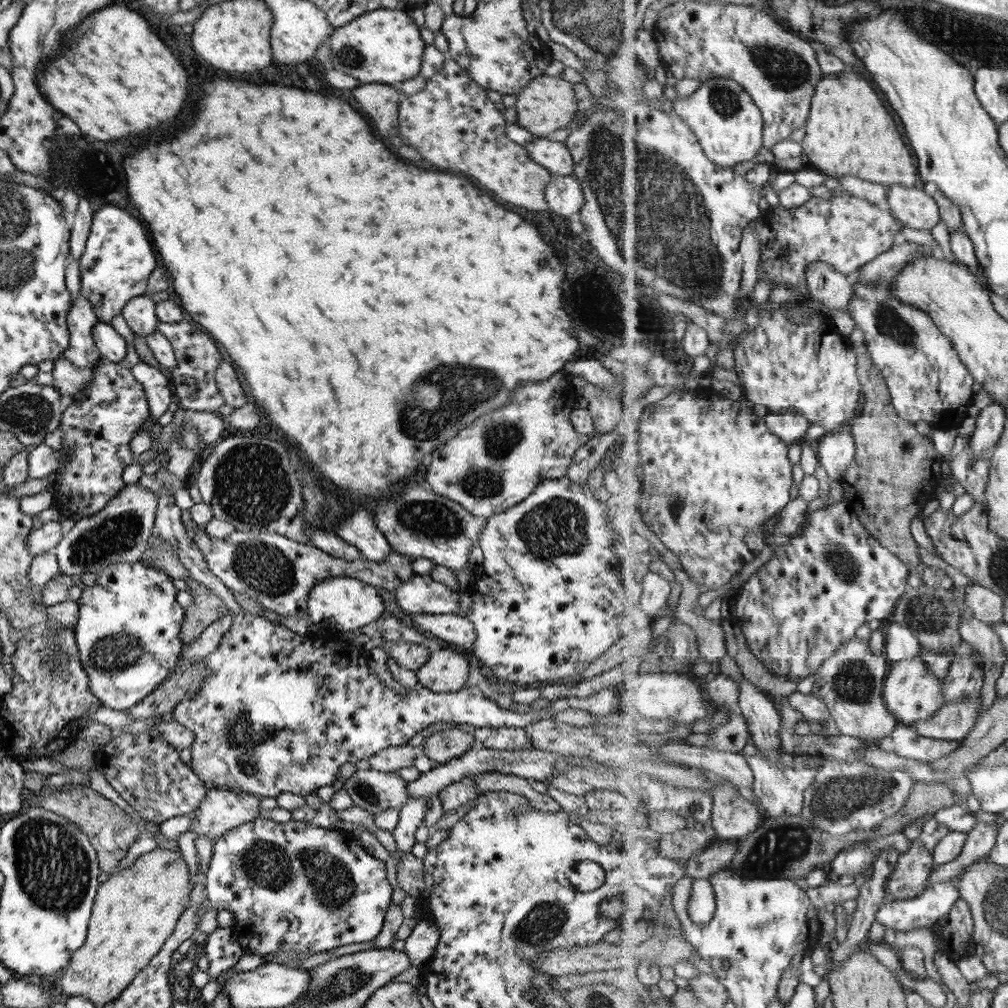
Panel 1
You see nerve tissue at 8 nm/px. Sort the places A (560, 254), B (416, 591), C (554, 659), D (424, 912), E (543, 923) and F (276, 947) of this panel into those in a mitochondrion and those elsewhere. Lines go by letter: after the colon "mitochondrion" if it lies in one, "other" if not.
A: other
B: other
C: other
D: other
E: mitochondrion
F: other

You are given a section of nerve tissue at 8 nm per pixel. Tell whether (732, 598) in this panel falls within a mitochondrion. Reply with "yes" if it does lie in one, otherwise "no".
no

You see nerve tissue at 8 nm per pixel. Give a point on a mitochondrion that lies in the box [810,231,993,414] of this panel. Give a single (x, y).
(888, 321)

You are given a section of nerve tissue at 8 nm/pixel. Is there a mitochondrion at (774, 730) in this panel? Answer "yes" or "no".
no

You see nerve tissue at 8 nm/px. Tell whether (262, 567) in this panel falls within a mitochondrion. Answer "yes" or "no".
yes

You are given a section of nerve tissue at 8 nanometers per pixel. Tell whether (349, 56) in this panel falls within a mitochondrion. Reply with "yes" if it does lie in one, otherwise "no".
yes

